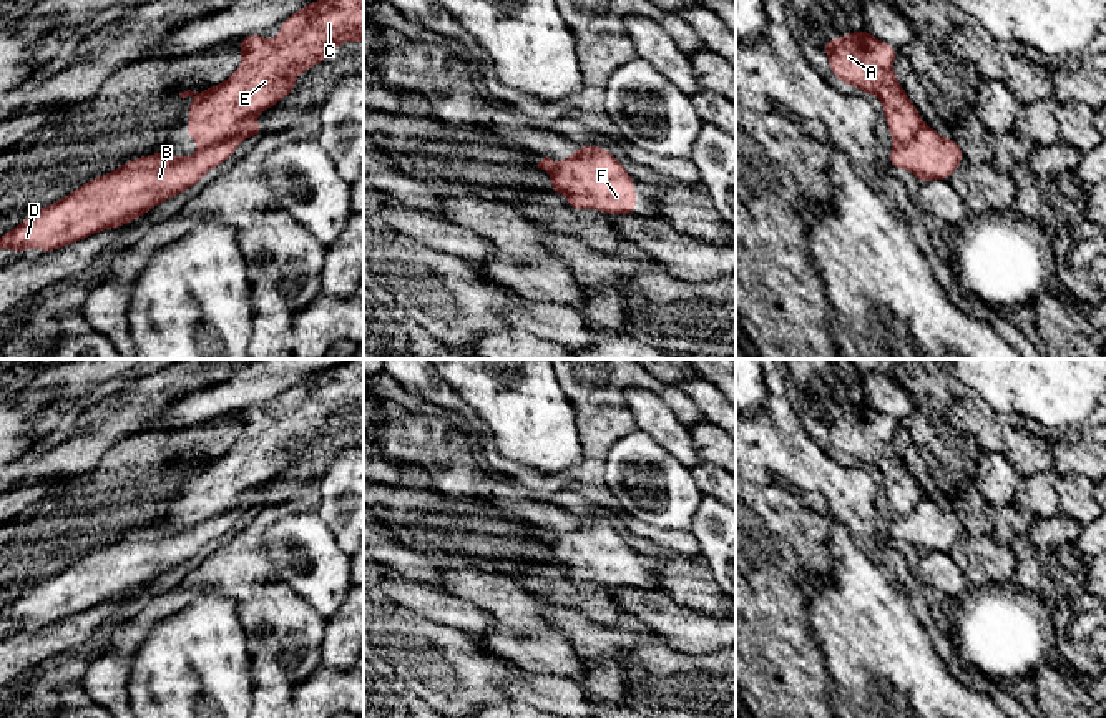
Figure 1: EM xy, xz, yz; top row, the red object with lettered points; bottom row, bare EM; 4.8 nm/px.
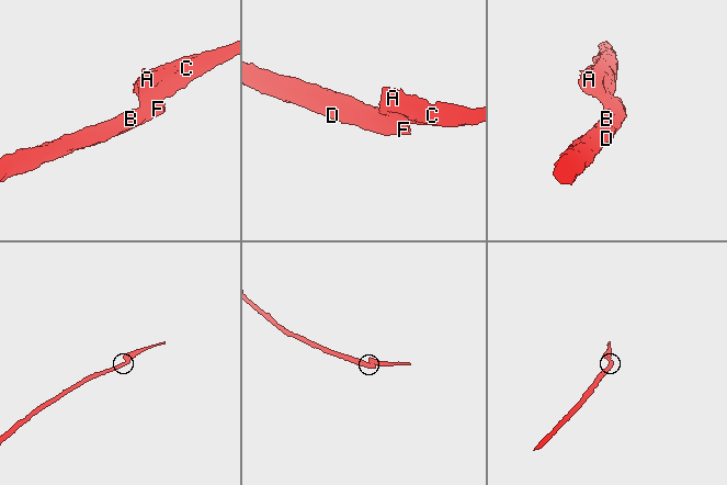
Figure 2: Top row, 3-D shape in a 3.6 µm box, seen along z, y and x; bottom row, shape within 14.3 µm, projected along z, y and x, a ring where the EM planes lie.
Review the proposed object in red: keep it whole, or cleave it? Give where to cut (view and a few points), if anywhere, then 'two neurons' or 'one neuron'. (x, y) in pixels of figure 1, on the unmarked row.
cut xy (253, 491), (246, 491), (230, 507), (203, 519); two neurons

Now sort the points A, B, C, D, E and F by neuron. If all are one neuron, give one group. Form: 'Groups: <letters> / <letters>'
Groups: A C E / B D F

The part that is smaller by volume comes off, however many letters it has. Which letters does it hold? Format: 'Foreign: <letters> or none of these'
Foreign: A, C, E

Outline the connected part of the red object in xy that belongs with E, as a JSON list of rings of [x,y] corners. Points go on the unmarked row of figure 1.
[[[350,359],[335,369],[307,376],[282,392],[279,409],[274,412],[266,412],[259,406],[237,412],[244,435],[228,452],[199,465],[191,462],[179,465],[183,472],[199,469],[188,475],[186,507],[201,519],[231,509],[244,492],[254,492],[257,485],[274,480],[279,472],[294,464],[296,447],[330,432],[332,420],[345,414],[364,414],[364,359]]]

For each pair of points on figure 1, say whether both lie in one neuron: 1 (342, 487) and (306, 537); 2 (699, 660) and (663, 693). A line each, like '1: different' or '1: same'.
1: different
2: same

